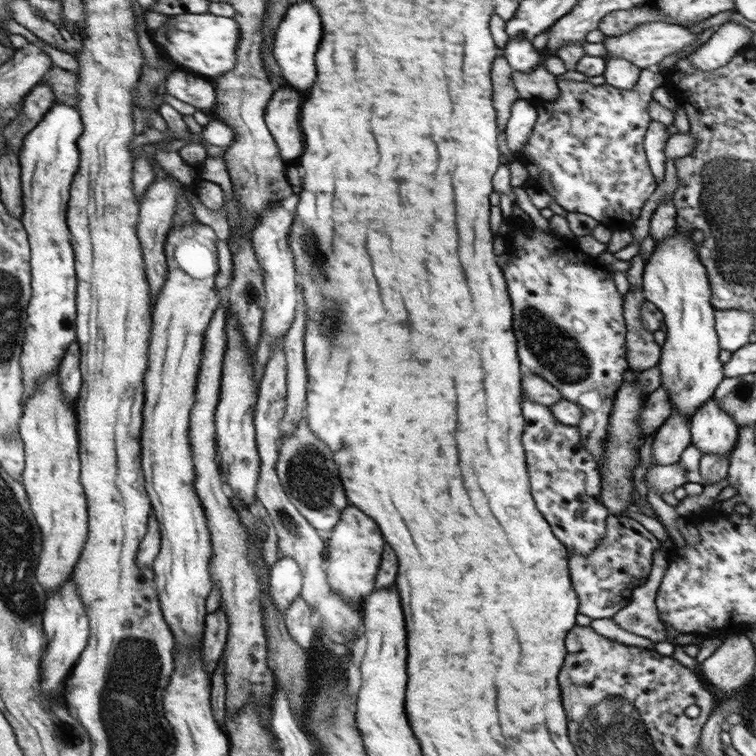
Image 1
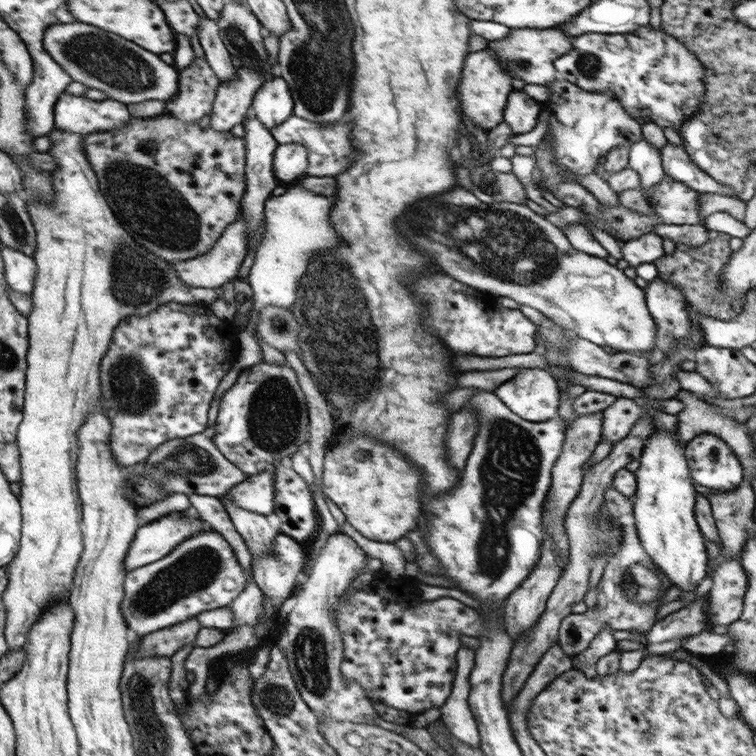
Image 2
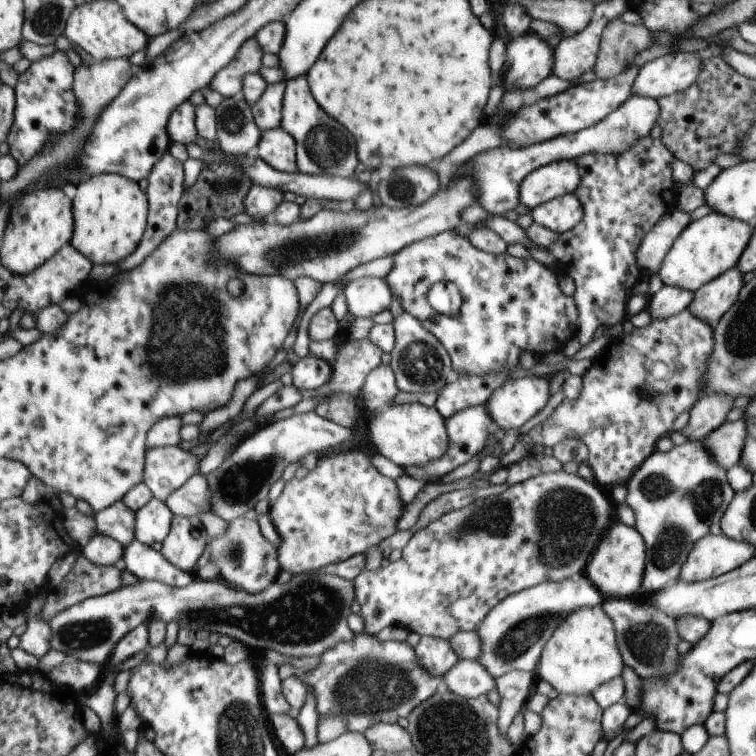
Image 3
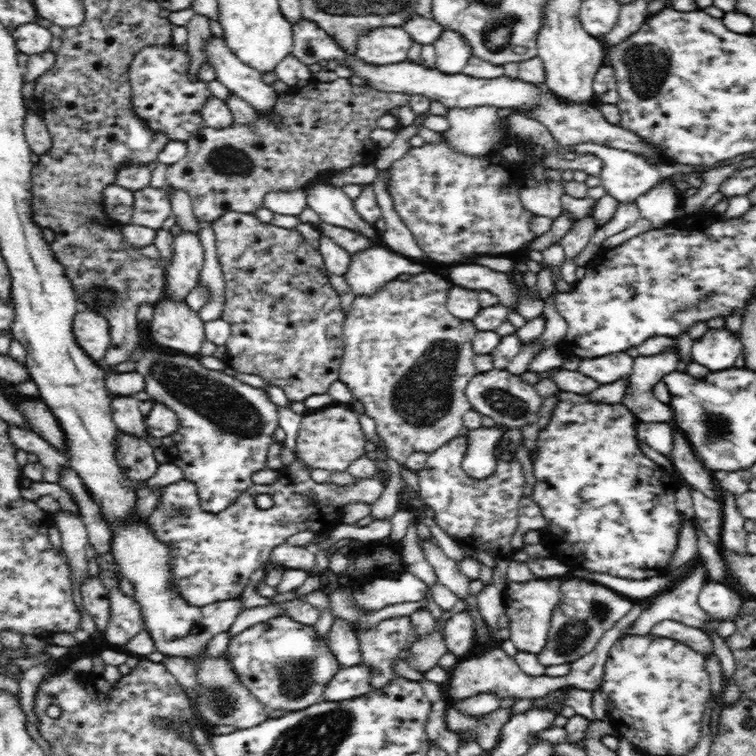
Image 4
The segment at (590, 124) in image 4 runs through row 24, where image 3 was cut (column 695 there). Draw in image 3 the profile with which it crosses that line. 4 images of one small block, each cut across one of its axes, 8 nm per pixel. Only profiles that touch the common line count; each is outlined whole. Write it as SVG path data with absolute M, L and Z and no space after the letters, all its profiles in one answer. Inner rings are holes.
M738 266L726 270L695 291L688 310L696 318L716 327L720 318L738 301L740 290L745 286L743 278L744 274Z

